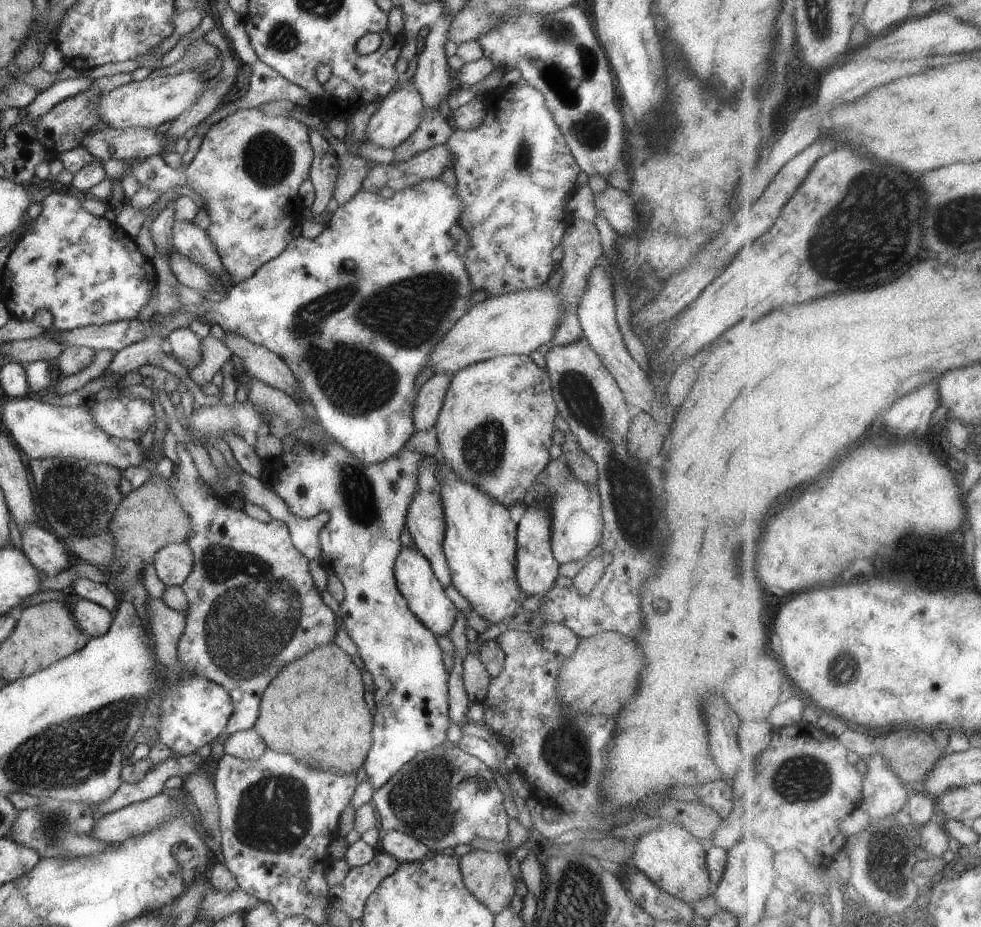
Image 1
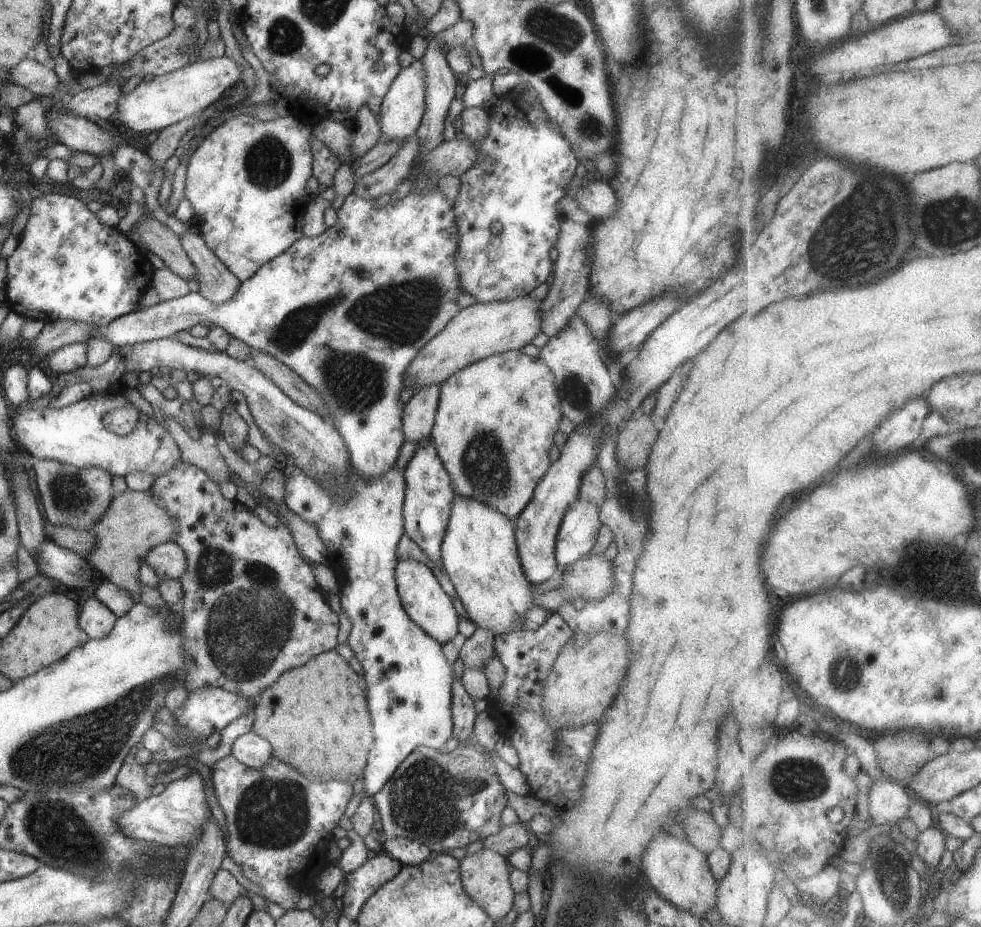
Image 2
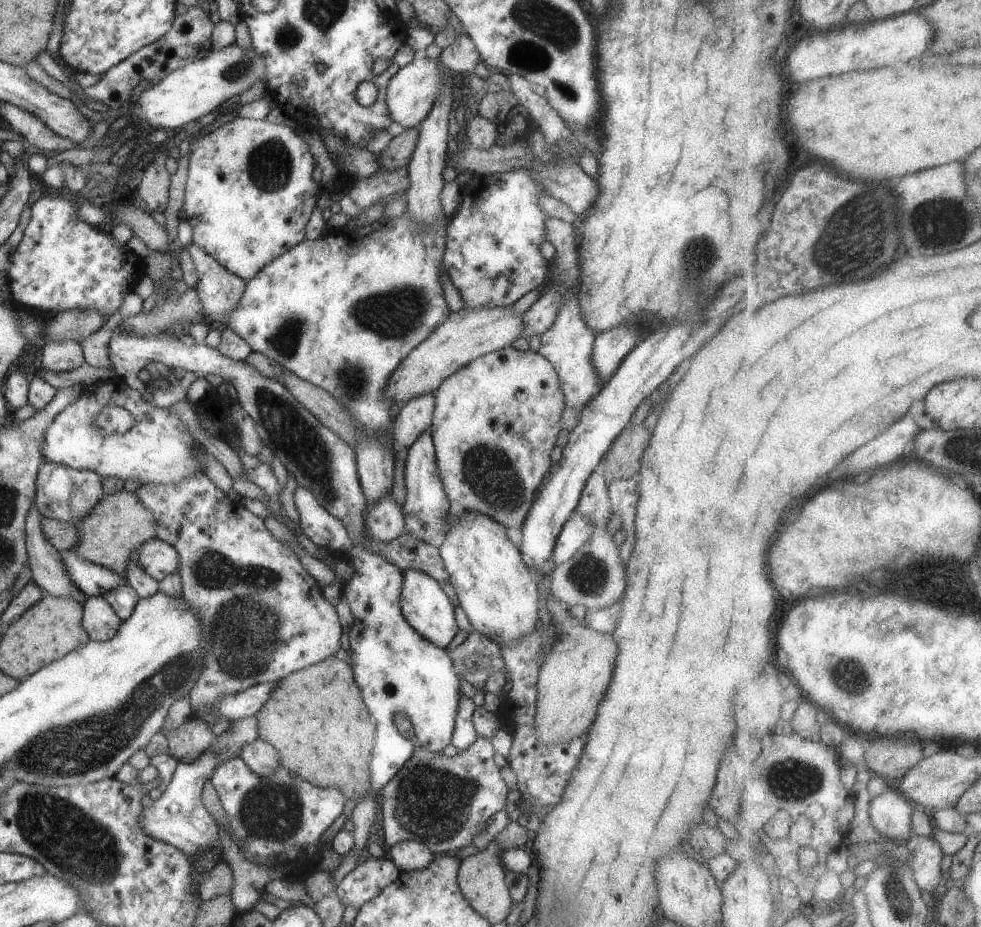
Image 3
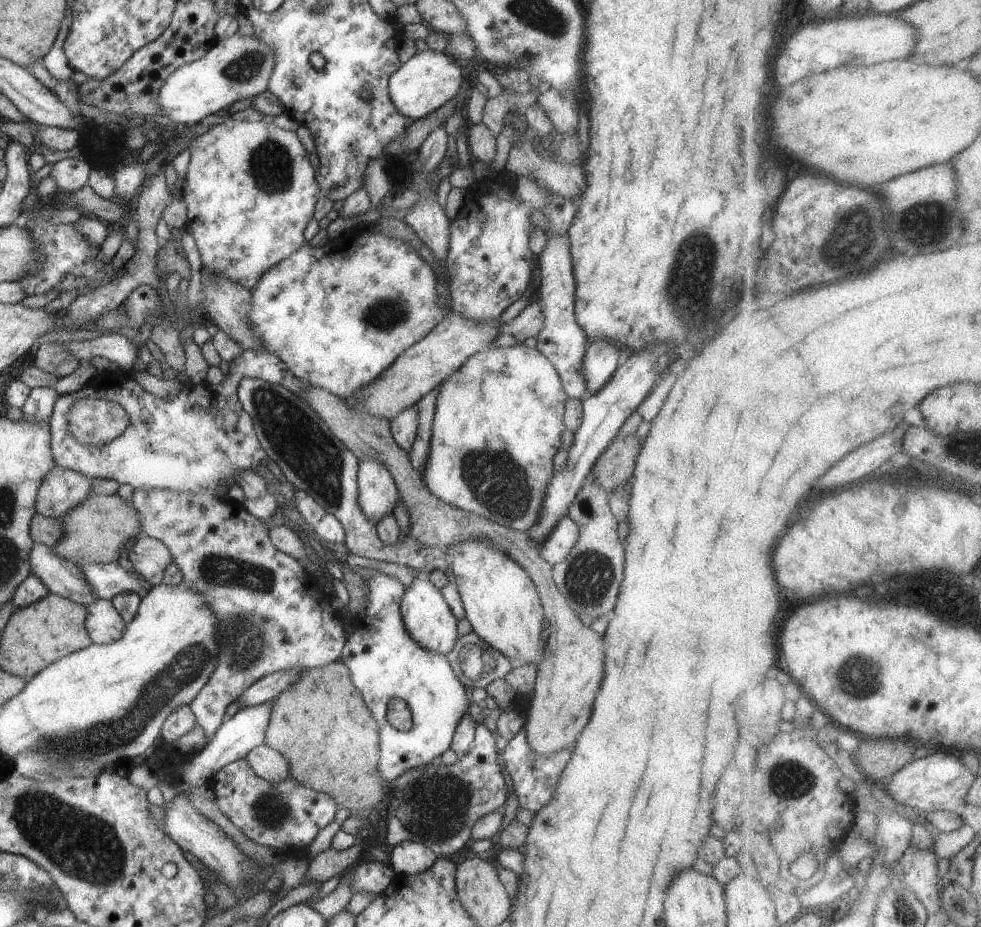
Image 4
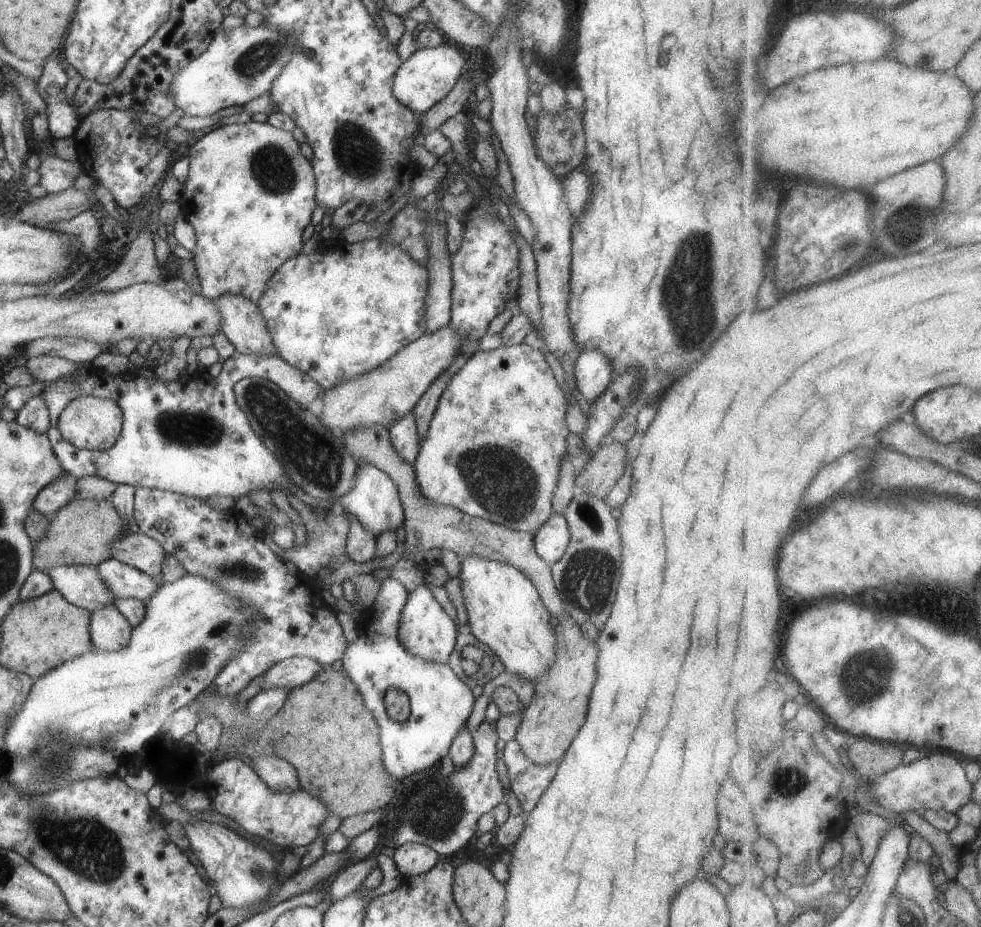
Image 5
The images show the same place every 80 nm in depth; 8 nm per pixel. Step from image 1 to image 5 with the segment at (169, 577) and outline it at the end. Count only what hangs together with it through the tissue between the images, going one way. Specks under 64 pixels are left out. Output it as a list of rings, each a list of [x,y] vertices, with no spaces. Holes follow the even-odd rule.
[[[132,529],[123,537],[113,540],[109,550],[112,559],[147,572],[159,583],[162,582],[161,568],[167,554],[153,538]]]

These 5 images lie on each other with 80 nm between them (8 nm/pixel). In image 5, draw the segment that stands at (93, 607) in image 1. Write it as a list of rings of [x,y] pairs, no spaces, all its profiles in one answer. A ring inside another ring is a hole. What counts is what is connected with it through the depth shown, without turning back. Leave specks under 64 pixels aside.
[[[100,607],[91,612],[91,641],[99,651],[122,650],[131,639],[132,629],[128,619],[116,607]]]

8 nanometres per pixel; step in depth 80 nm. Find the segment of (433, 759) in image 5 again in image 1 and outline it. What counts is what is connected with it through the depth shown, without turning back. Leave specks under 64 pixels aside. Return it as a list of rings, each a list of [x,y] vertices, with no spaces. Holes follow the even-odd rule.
[[[332,438],[319,441],[313,447],[300,447],[278,456],[274,463],[264,467],[271,470],[270,486],[284,499],[288,508],[300,518],[323,517],[319,539],[323,552],[322,564],[340,578],[344,585],[344,598],[339,602],[344,626],[357,646],[358,655],[374,683],[374,713],[372,715],[372,746],[368,751],[364,772],[374,790],[386,784],[398,770],[418,753],[446,744],[449,719],[448,677],[442,662],[442,649],[437,636],[428,630],[408,608],[395,579],[394,565],[403,546],[400,535],[405,529],[407,510],[417,491],[417,472],[423,459],[419,452],[405,446],[391,459],[369,465],[352,456]]]

